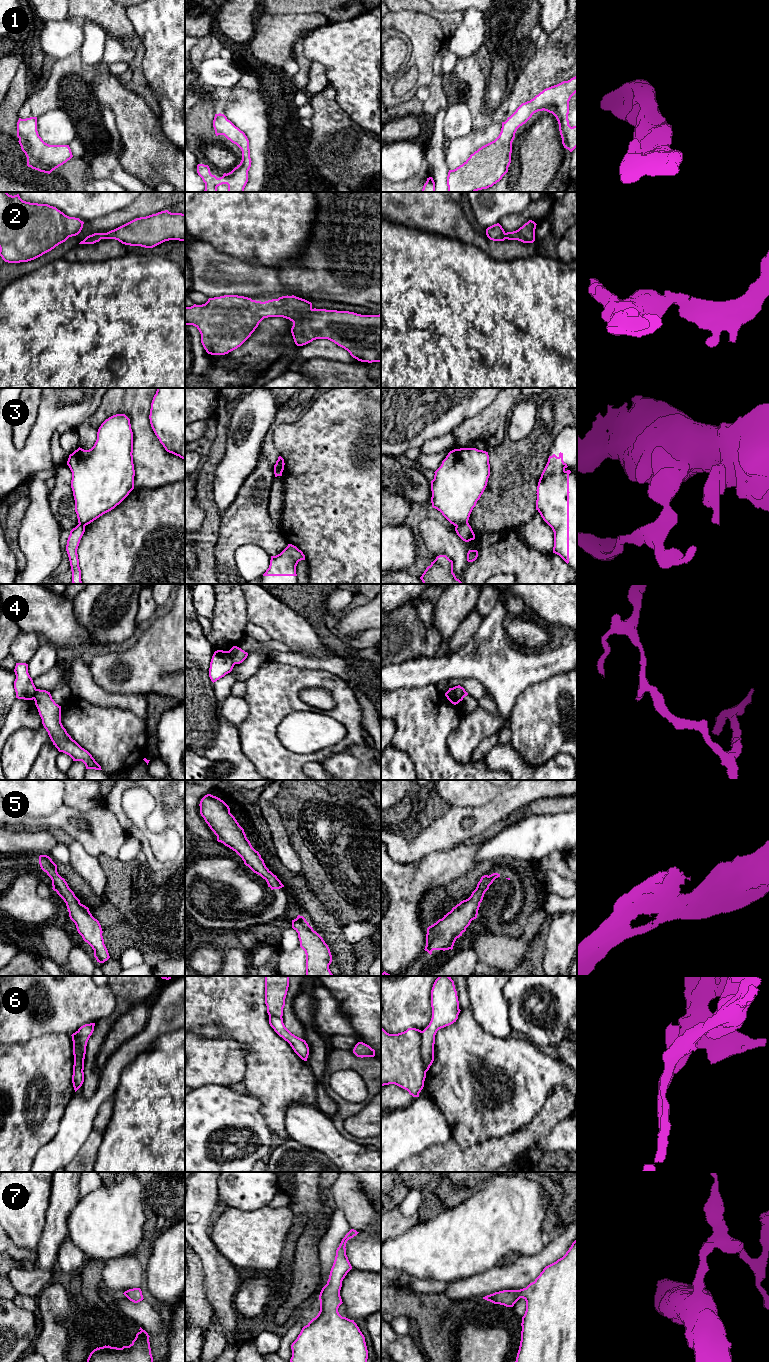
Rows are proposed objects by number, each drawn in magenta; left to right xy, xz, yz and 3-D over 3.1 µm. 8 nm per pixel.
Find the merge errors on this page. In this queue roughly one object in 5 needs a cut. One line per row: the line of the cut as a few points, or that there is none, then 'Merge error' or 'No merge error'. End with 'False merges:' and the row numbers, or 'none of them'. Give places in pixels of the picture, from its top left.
1: No split. No merge error
2: No split. No merge error
3: Split along yz (467, 521), (456, 526). Merge error
4: Split along yz (450, 688), (459, 701). Merge error
5: No split. No merge error
6: Split along xy (76, 1031), (81, 1047), (80, 1057). Merge error
7: No split. No merge error
False merges: 3, 4, 6

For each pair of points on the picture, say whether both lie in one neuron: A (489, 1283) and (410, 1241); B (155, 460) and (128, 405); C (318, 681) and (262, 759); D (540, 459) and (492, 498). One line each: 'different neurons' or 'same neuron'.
A: different neurons
B: same neuron
C: same neuron
D: same neuron

